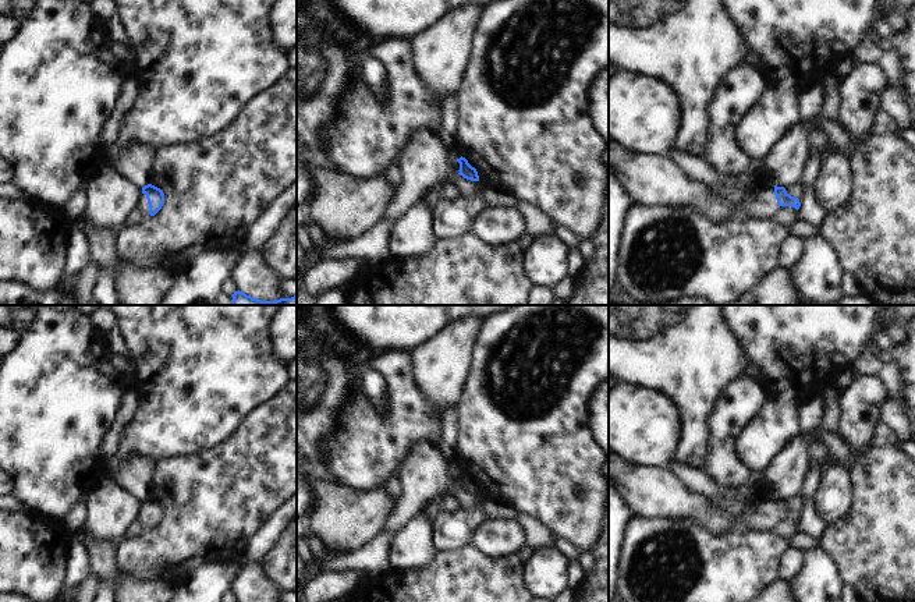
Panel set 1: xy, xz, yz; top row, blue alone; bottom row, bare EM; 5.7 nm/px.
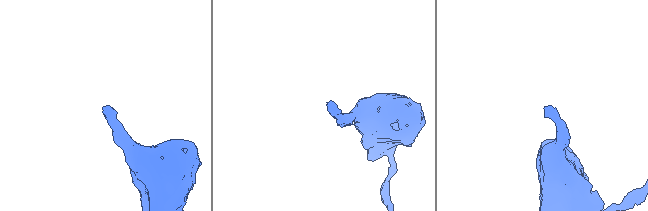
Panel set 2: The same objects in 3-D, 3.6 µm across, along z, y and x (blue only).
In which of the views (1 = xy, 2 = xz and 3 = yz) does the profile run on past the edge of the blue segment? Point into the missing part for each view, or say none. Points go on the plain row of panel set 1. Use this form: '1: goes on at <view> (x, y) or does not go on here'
1: goes on at xy (142, 514)
2: goes on at xz (454, 463)
3: goes on at yz (648, 489)

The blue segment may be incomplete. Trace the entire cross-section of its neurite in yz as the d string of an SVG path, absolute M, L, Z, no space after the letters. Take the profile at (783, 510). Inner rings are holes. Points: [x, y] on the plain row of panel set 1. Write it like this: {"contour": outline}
{"contour": "M609 447L609 477L631 513L642 516L692 516L710 532L728 525L773 530L780 518L801 518L784 499L765 496L753 507L731 517L709 506L709 499L689 491L670 470L629 461Z"}

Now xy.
{"contour": "M148 496L142 499L142 506L138 513L138 518L148 524L150 528L155 528L164 516L164 506L160 500Z"}

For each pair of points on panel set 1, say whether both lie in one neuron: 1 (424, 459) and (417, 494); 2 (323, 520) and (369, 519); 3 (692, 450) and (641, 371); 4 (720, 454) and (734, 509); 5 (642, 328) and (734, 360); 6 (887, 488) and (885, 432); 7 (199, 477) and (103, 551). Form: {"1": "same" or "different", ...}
{"1": "same", "2": "same", "3": "same", "4": "same", "5": "same", "6": "different", "7": "different"}

